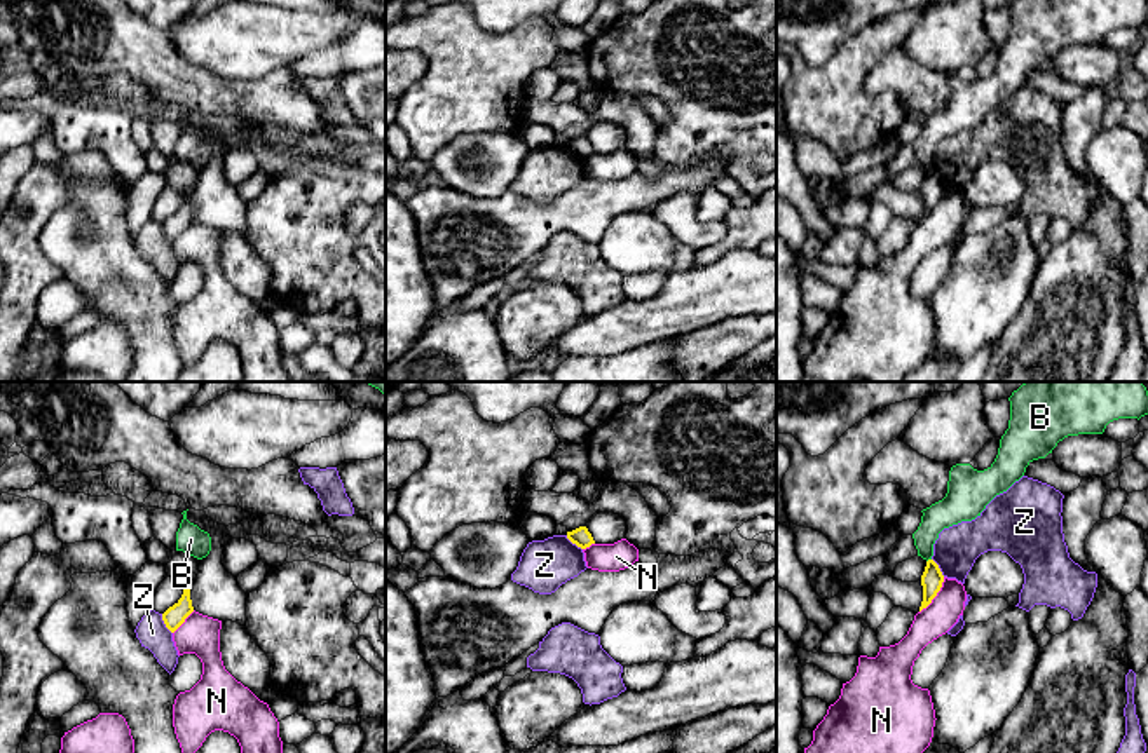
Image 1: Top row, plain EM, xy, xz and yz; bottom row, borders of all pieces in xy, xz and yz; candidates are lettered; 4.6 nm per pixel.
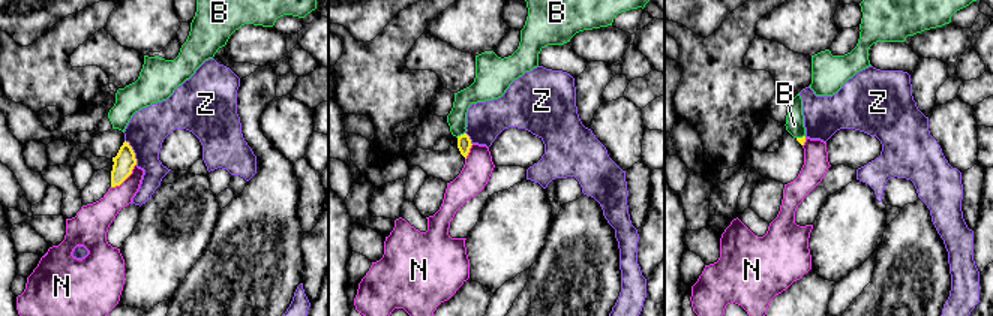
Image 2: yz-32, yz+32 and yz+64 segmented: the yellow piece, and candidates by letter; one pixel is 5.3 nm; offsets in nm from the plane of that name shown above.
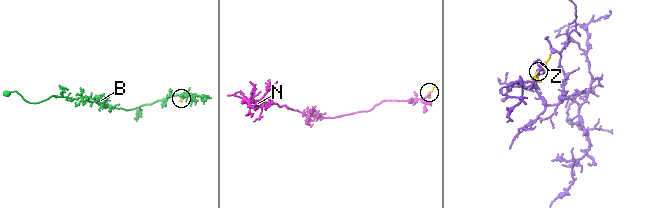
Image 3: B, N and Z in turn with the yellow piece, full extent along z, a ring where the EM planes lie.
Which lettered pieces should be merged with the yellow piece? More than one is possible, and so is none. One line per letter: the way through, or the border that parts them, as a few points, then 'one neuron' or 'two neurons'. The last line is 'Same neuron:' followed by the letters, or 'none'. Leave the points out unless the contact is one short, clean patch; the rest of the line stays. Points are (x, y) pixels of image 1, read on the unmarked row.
B: along yz (930, 168), (927, 171) | two neurons
N: two neurons
Z: two neurons
Same neuron: none

